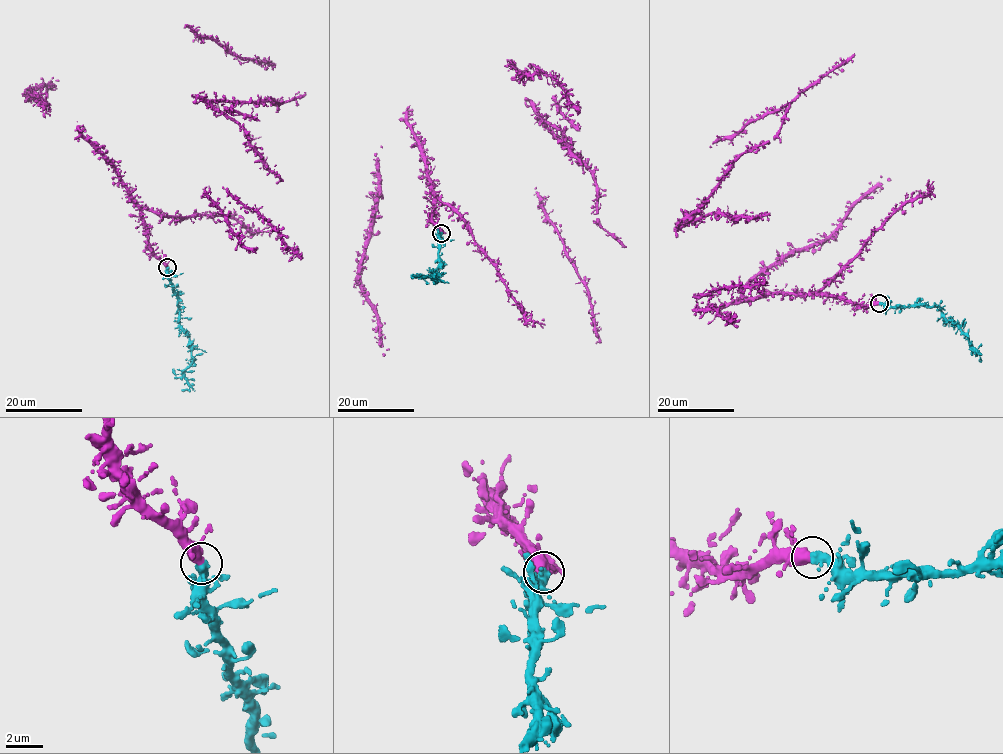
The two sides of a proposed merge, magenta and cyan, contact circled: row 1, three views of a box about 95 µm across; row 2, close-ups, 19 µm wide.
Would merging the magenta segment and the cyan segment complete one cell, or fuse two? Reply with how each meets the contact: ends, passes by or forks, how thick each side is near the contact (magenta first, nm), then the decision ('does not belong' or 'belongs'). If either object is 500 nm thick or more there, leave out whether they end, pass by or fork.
calibres 360 and 500 nm; belongs

